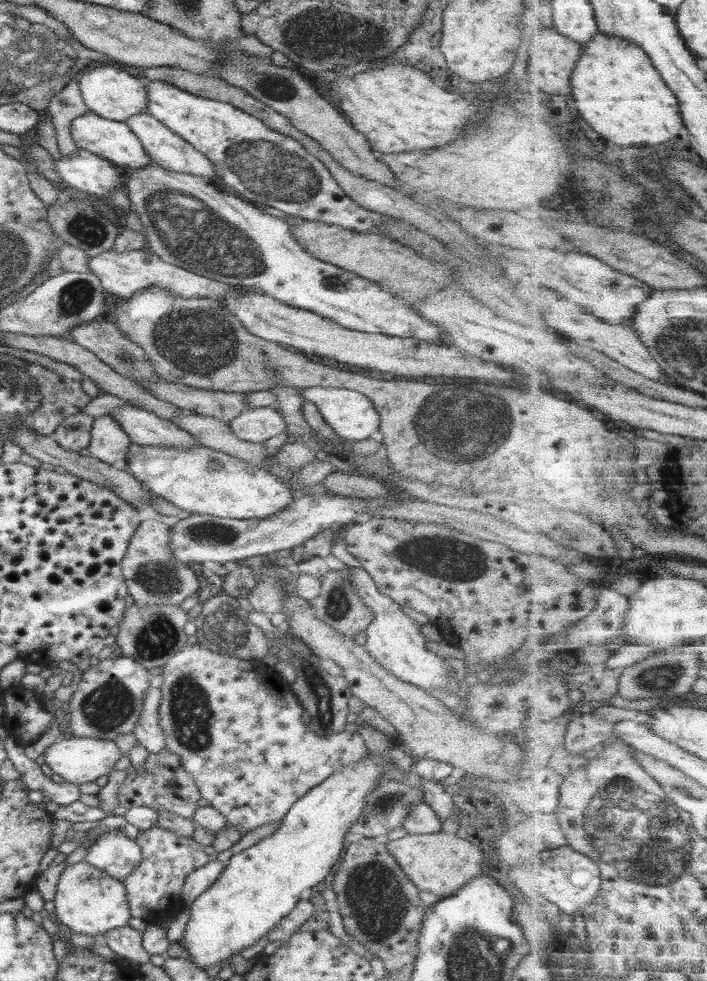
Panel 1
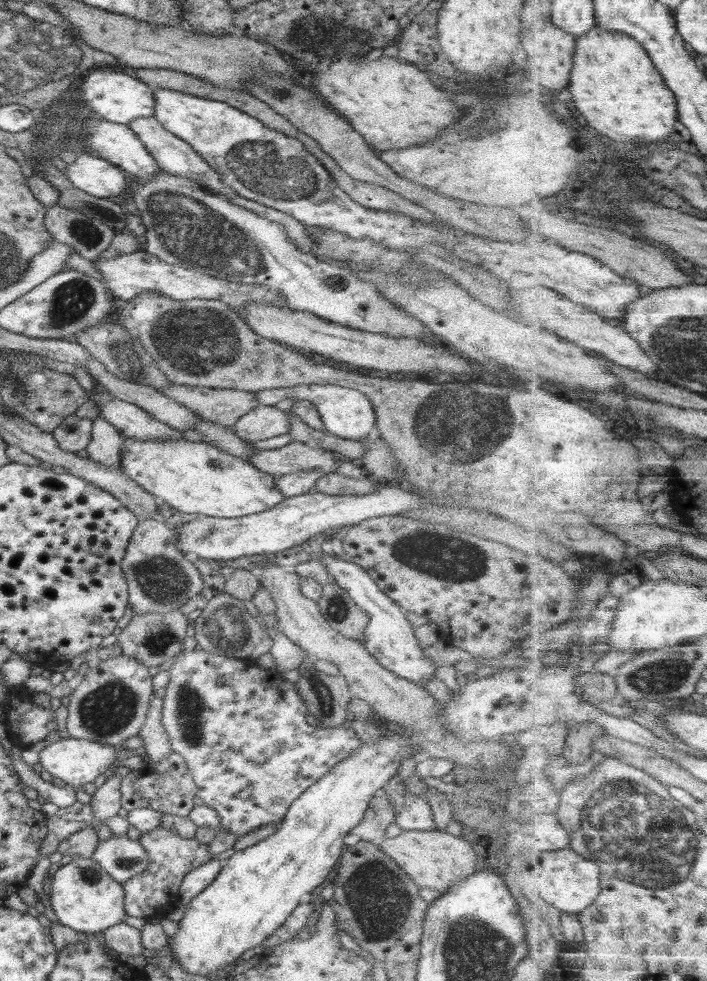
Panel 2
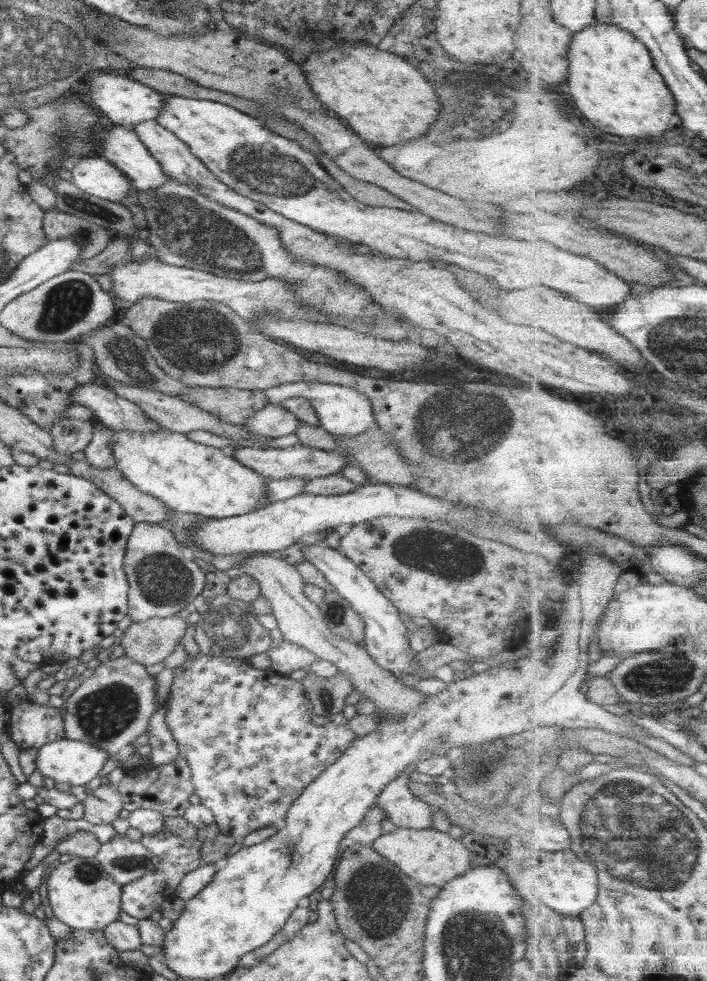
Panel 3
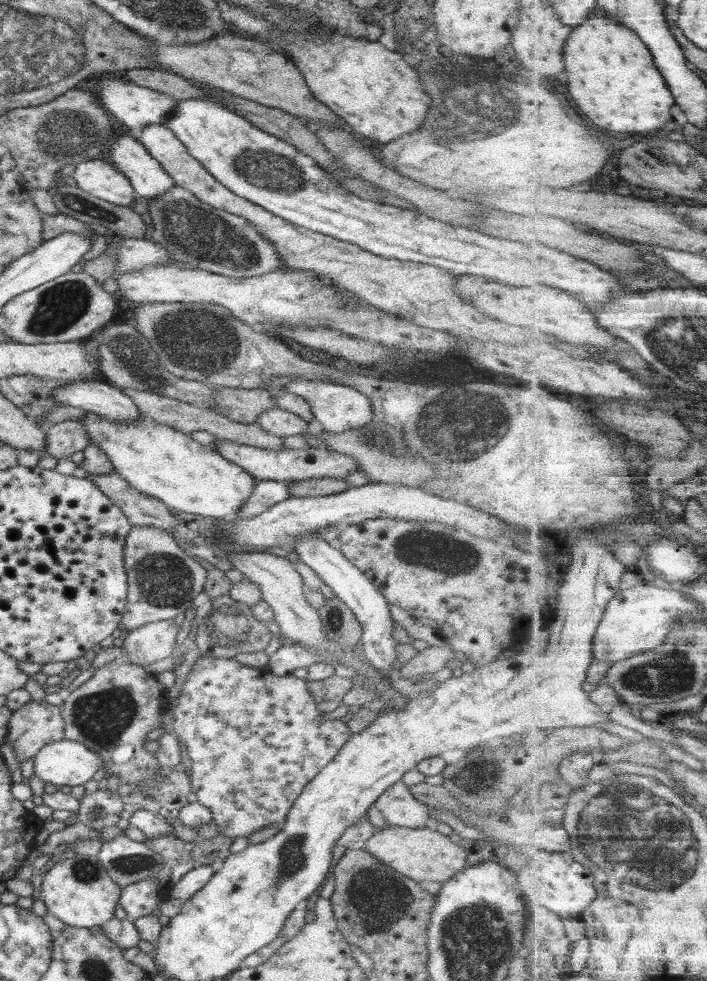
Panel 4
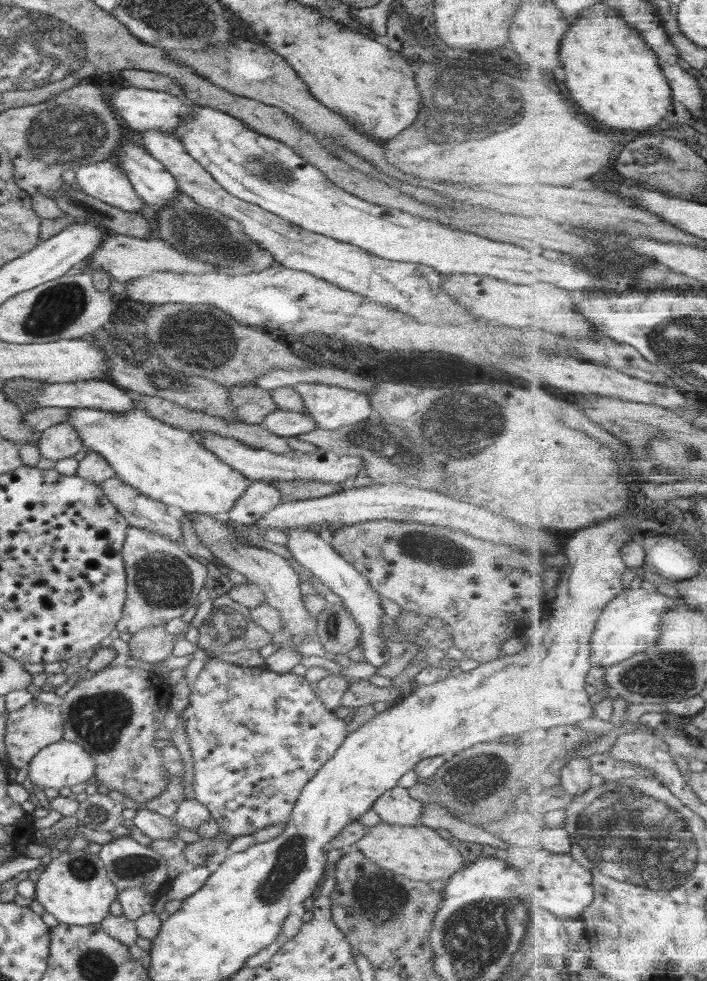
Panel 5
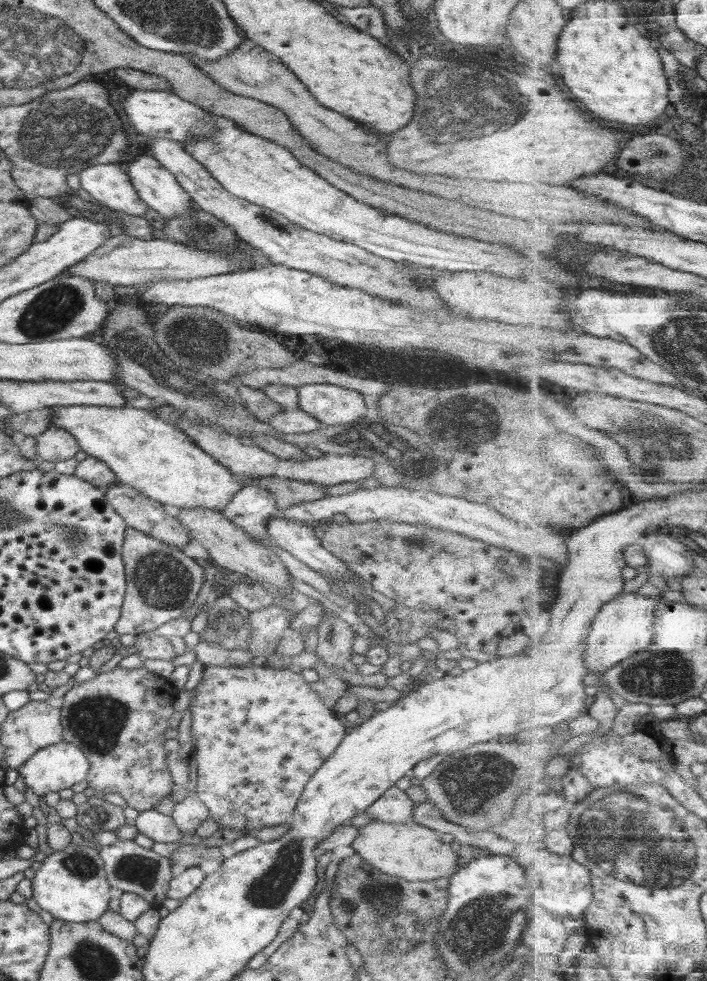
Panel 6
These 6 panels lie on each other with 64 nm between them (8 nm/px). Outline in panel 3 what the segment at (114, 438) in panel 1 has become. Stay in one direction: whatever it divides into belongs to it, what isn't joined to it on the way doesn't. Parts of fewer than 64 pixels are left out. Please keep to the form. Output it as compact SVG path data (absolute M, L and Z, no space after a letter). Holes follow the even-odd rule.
M94 421L94 434L88 446L83 450L86 462L94 468L112 468L115 466L115 458L111 449L113 434L110 428L102 423Z

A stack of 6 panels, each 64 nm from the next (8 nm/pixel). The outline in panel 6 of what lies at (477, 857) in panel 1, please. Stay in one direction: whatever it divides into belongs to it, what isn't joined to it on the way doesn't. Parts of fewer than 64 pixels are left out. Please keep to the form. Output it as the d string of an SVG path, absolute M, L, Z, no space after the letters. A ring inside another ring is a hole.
M374 820L358 828L358 836L352 841L351 847L375 869L410 882L435 882L443 876L449 876L452 866L459 867L456 846L444 843L438 832L417 823L392 824Z

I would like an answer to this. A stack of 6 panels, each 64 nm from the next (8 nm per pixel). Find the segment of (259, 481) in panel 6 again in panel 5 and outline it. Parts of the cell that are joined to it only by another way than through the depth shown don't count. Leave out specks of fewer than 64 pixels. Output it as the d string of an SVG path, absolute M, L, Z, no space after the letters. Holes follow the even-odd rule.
M271 480L281 494L279 502L292 502L293 500L306 500L308 498L320 498L342 490L343 484L331 482L318 482L317 480Z

